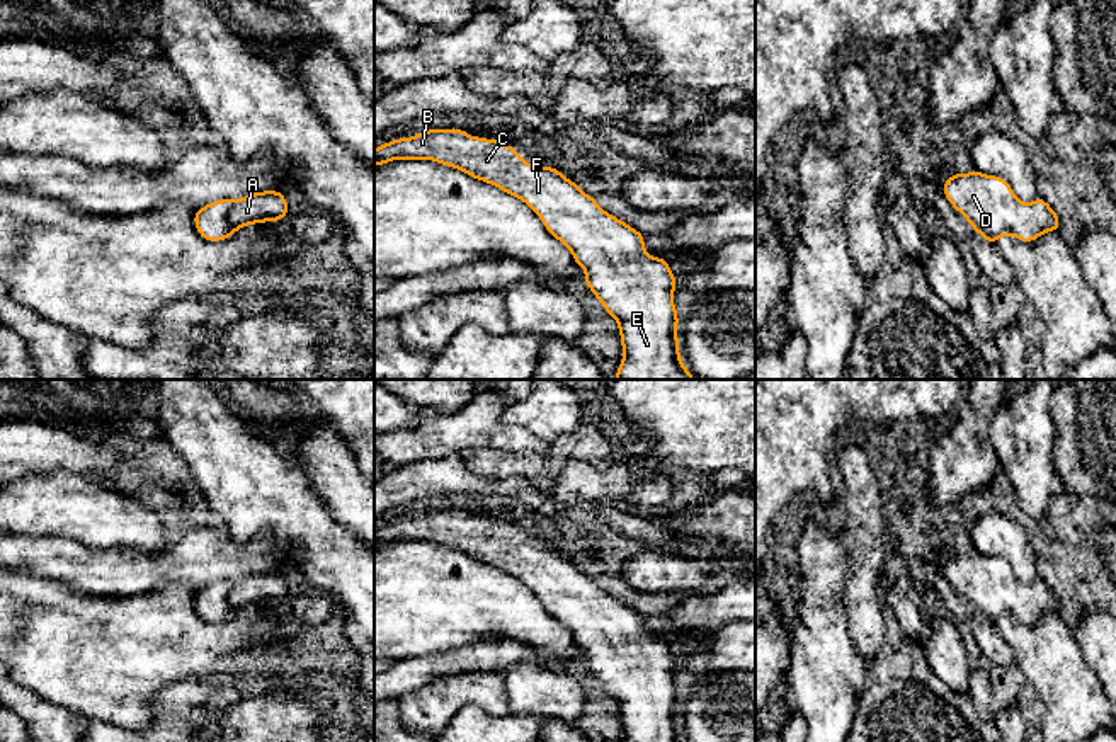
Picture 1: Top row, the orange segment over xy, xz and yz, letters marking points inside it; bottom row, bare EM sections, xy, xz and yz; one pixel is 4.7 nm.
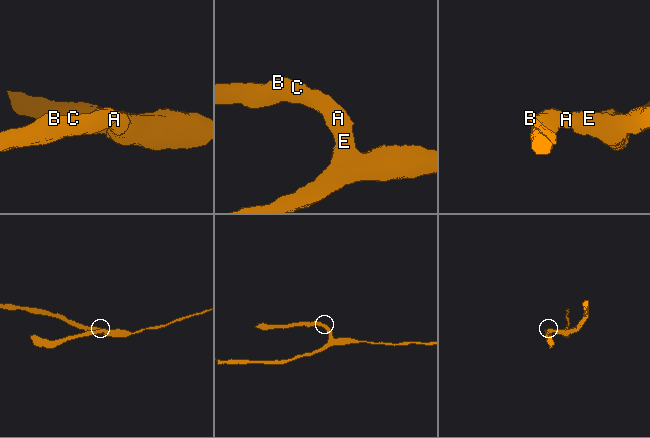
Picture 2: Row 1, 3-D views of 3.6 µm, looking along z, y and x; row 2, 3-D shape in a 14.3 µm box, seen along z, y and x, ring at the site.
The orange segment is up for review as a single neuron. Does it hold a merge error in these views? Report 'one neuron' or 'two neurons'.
one neuron

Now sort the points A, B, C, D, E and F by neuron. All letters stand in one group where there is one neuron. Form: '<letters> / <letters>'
A B C D E F

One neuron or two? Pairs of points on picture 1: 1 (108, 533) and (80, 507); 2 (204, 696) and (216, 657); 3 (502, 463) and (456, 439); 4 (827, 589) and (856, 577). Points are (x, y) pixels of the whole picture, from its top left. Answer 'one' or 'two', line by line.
1: one
2: two
3: two
4: two

